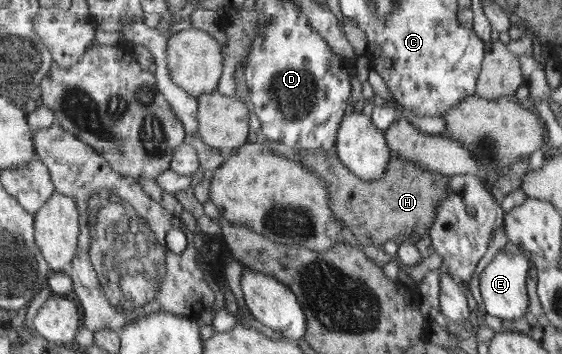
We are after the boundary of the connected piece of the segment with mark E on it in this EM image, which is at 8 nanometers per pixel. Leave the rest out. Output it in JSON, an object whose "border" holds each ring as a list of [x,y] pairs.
{"border":[[[502,248],[498,249],[496,256],[485,265],[478,277],[484,311],[489,316],[500,320],[517,320],[525,315],[527,310],[526,277],[531,268],[535,267],[532,261],[520,253],[505,253]]]}

